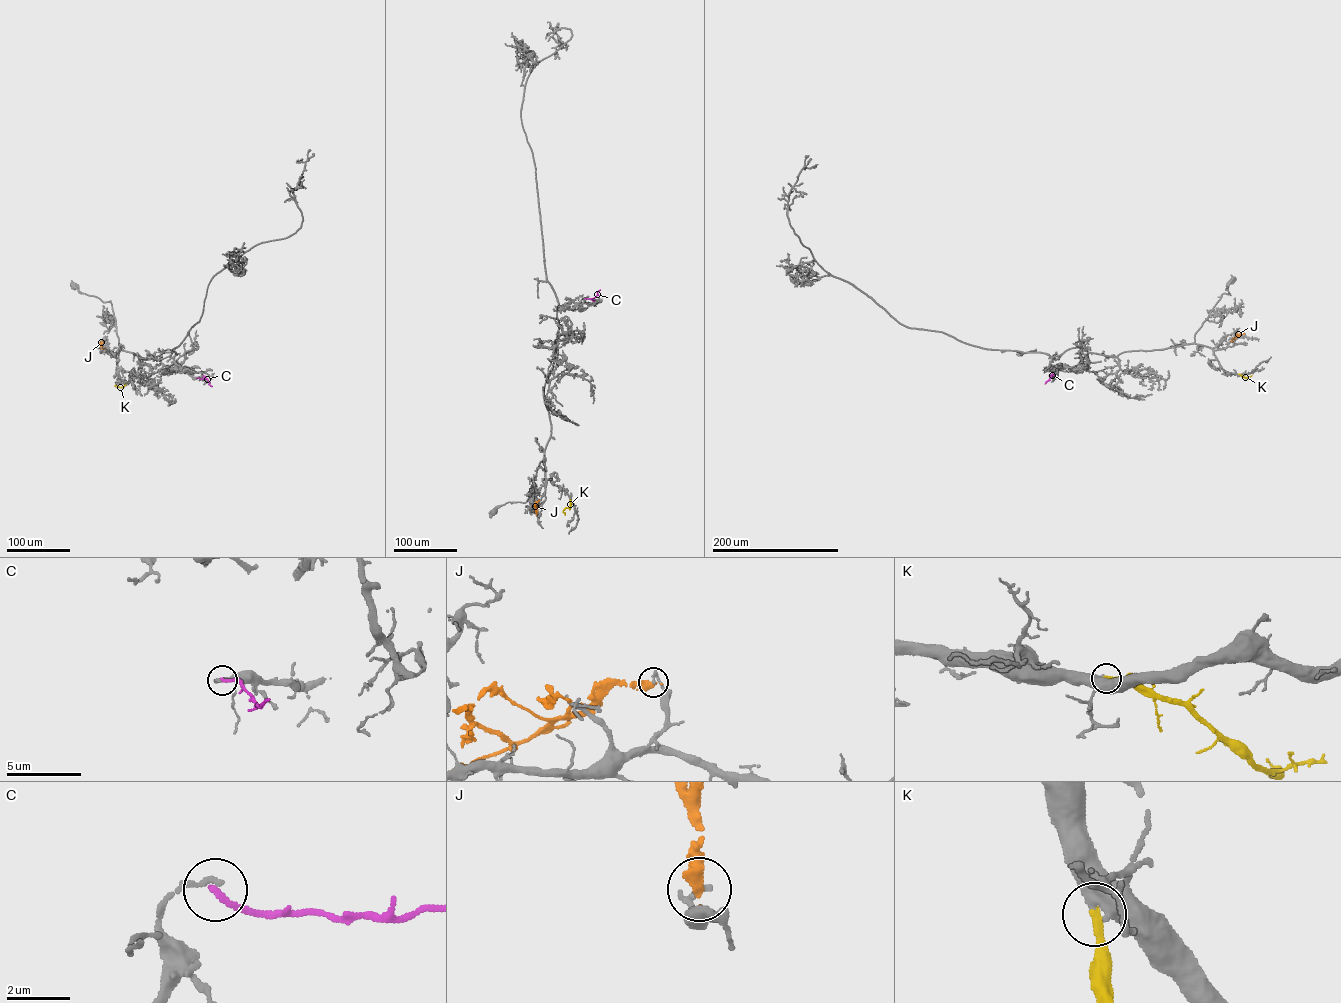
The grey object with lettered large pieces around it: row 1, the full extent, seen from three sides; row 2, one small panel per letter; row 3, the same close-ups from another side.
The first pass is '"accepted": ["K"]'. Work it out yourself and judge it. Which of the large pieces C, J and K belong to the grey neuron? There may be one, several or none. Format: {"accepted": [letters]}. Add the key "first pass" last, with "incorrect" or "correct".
{"accepted": ["K"], "first pass": "correct"}

